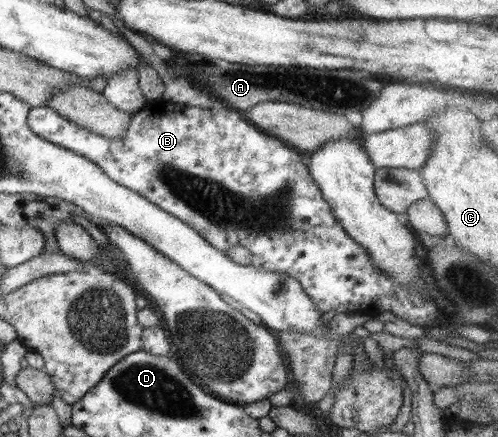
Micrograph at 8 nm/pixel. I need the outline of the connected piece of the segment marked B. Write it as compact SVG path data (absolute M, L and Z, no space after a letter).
M163 98L154 101L147 101L145 106L139 112L131 113L132 118L130 126L124 133L124 137L119 139L106 139L101 137L68 119L59 115L49 107L31 108L27 116L27 123L29 129L36 133L39 137L46 139L51 143L57 144L59 147L74 151L77 155L81 155L84 159L89 159L93 164L112 179L115 183L125 186L127 189L134 191L148 199L151 203L160 207L163 211L169 212L171 215L177 217L182 222L190 225L197 233L200 233L213 247L219 251L226 252L234 245L242 245L246 247L252 255L252 266L262 268L267 271L273 271L288 275L295 278L303 288L303 291L313 300L313 304L317 306L321 314L331 316L339 313L357 312L368 313L370 316L376 316L384 311L393 313L399 320L405 320L411 325L419 325L423 328L437 325L439 319L439 309L437 304L424 299L415 290L407 286L394 282L382 269L379 269L371 259L370 253L361 245L359 245L347 232L344 227L337 221L334 213L331 211L330 205L322 196L322 191L318 188L313 177L309 174L309 167L307 165L306 154L296 150L292 146L285 144L279 138L269 136L260 129L257 129L253 124L249 123L241 113L235 112L223 106L219 110L203 109L199 107L185 106L184 104L167 103Z

